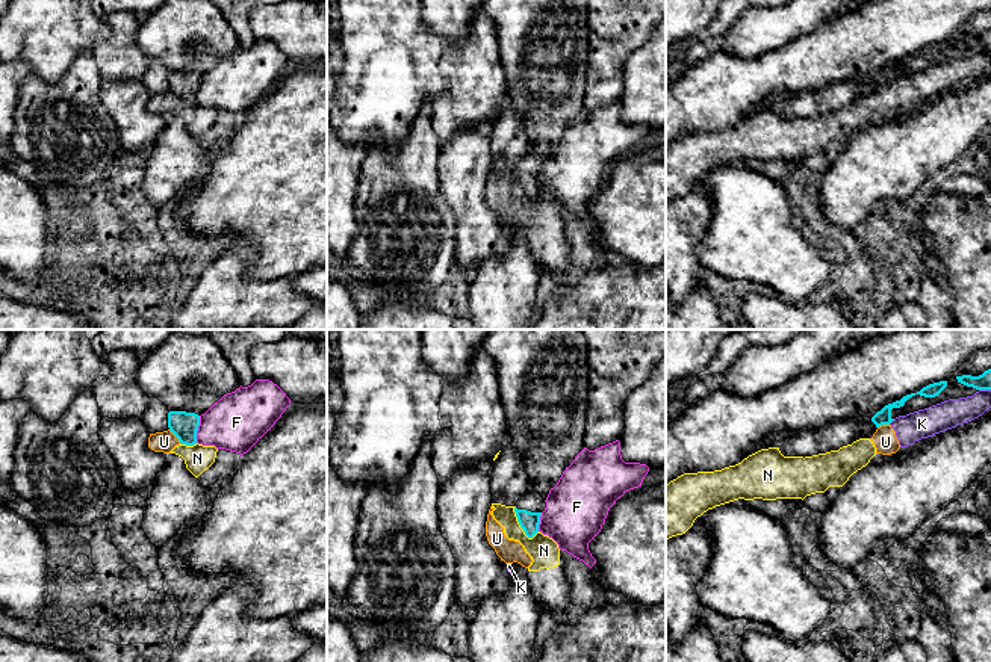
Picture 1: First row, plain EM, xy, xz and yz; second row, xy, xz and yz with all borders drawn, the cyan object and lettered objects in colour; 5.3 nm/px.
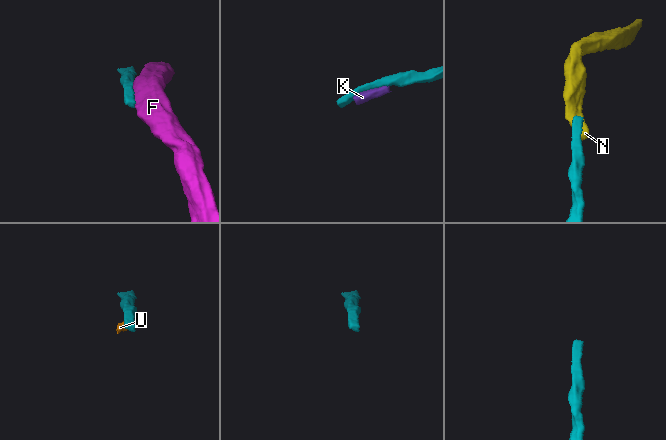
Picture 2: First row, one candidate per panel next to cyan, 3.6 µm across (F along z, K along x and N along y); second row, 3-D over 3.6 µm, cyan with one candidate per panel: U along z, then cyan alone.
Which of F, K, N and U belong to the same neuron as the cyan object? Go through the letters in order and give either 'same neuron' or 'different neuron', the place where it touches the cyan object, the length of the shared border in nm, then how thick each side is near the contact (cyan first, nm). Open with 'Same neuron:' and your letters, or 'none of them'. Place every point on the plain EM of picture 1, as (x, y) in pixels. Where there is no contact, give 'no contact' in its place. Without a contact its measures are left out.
Same neuron: none of them
F: different neuron; contact xy (197, 91); length 150 nm; calibres 150 and 300 nm
K: different neuron; contact yz (891, 82); length 50 nm; calibres 80 and 150 nm
N: different neuron; contact xz (519, 185); length 200 nm; calibres 100 and 160 nm
U: different neuron; contact xy (176, 97); length 110 nm; calibres 150 and 110 nm

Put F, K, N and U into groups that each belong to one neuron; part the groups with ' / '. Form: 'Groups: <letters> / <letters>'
Groups: F / K N U

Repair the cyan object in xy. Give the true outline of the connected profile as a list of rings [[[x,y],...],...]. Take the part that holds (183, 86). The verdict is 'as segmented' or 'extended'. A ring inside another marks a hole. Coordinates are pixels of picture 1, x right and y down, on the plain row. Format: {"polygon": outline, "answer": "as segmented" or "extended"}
{"polygon": [[[169,73],[168,89],[179,100],[182,106],[197,106],[197,92],[200,88],[200,77],[186,73]]], "answer": "as segmented"}

